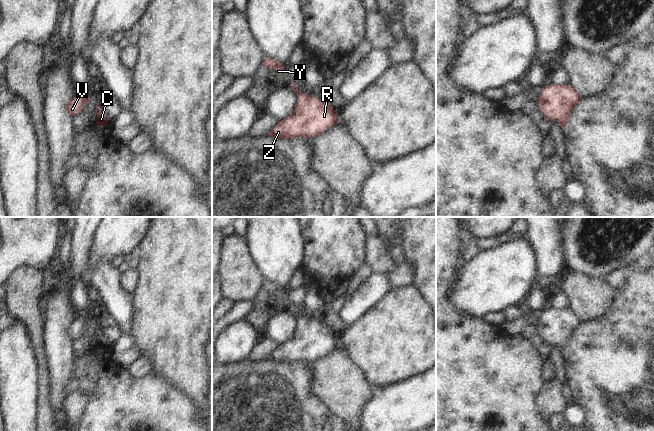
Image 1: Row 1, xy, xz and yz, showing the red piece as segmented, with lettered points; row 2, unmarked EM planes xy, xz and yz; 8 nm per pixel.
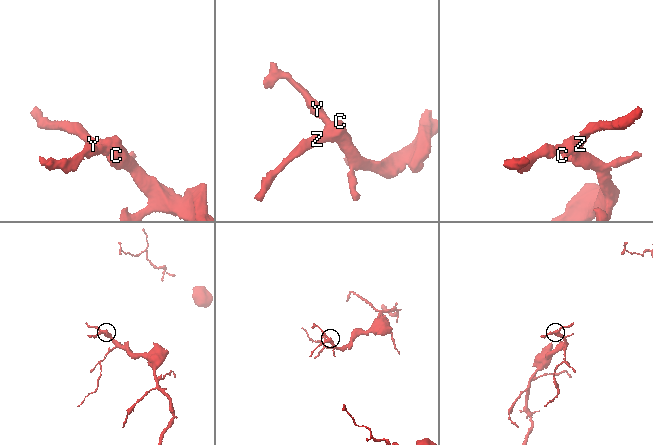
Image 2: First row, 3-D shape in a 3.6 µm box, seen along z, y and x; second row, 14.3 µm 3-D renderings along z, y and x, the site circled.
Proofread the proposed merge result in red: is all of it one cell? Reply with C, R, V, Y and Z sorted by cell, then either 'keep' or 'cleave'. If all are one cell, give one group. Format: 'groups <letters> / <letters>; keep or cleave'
groups C R V Y Z; keep

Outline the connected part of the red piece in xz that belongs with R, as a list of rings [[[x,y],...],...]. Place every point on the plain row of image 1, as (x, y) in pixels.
[[[294,306],[289,312],[295,316],[298,326],[293,337],[278,345],[268,360],[275,363],[312,362],[338,346],[338,336],[323,323],[317,324],[314,320],[307,320],[297,313]]]

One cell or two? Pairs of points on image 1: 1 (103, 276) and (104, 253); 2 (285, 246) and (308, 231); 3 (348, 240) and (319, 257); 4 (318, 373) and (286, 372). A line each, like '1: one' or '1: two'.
1: two
2: two
3: one
4: two

